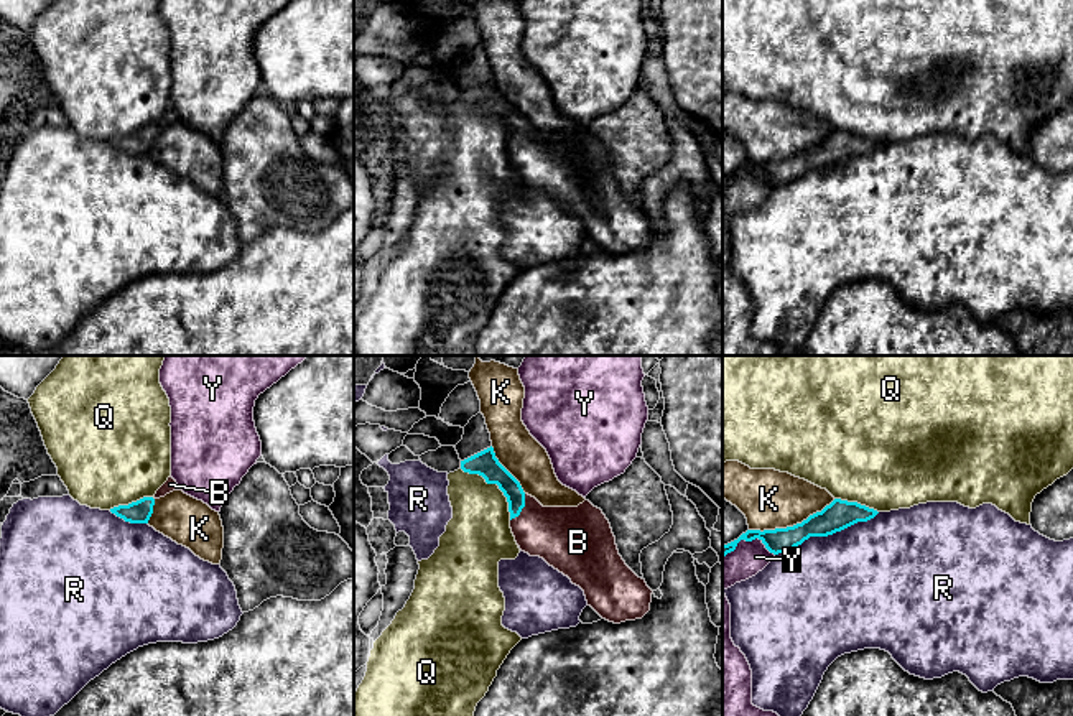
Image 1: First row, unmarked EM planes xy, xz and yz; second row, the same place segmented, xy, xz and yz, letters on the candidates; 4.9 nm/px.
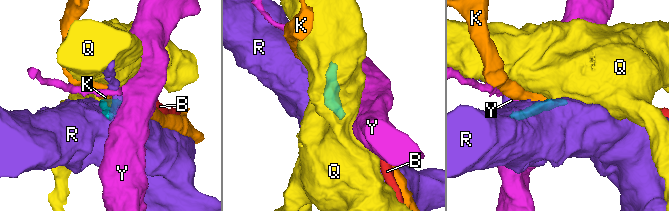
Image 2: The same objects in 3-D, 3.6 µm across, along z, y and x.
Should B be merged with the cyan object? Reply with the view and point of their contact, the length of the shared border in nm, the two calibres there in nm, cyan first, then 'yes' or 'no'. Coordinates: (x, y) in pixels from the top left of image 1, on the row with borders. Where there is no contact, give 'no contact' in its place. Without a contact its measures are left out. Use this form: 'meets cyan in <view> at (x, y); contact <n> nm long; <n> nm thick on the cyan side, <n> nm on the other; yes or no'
meets cyan in xz at (522, 507); contact 150 nm long; 110 nm thick on the cyan side, 300 nm on the other; yes

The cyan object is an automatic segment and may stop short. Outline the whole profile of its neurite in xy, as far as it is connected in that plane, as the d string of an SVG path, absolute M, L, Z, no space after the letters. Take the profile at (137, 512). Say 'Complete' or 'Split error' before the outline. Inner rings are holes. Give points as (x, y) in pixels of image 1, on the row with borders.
Complete. M143 497L128 505L114 507L110 509L110 512L130 523L148 523L153 514L153 505L155 505L153 497Z

